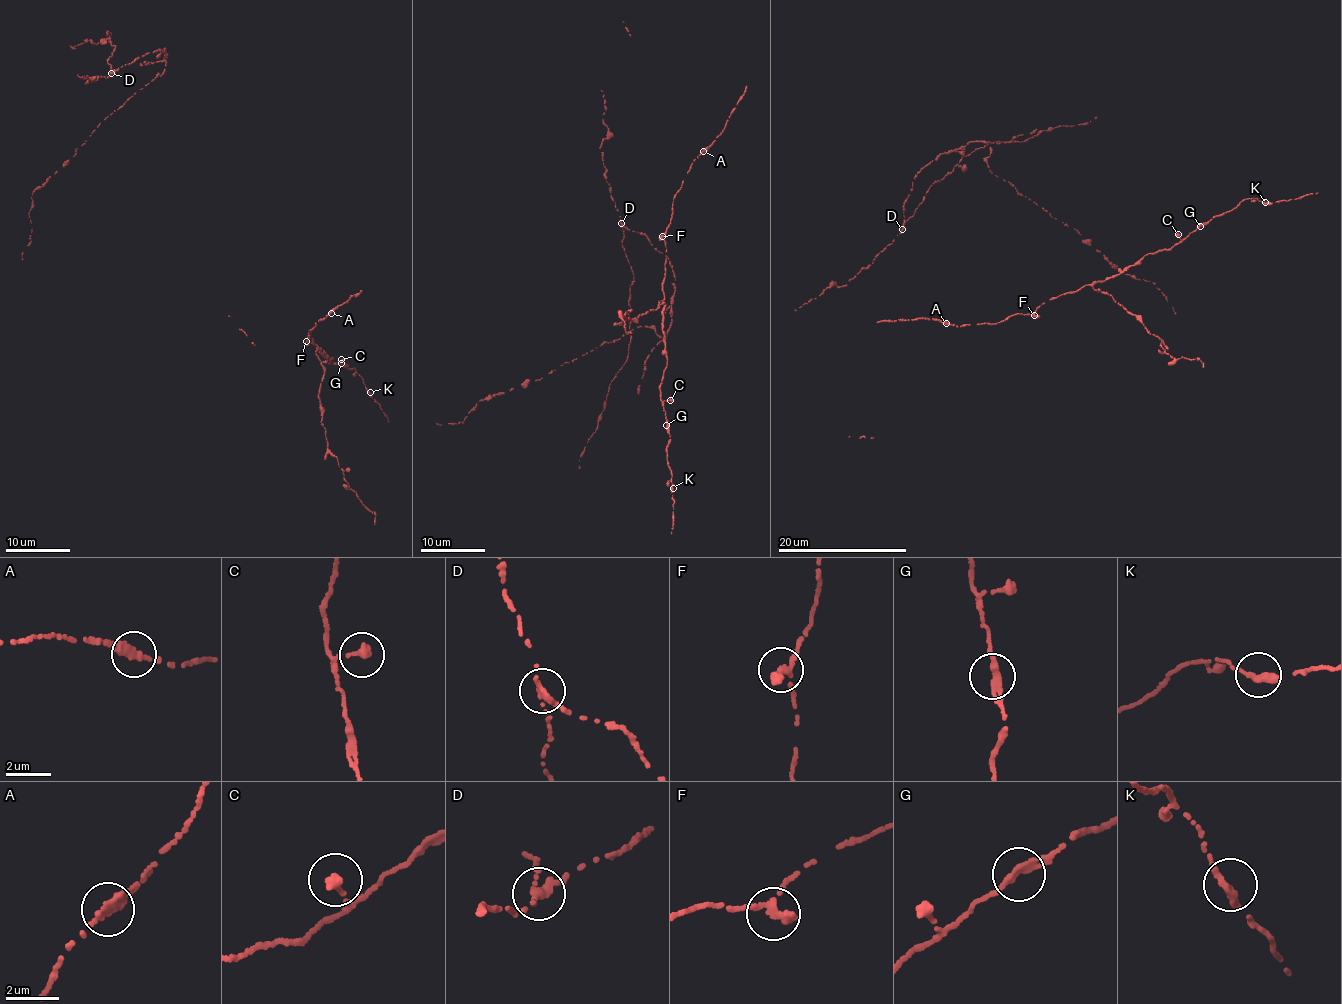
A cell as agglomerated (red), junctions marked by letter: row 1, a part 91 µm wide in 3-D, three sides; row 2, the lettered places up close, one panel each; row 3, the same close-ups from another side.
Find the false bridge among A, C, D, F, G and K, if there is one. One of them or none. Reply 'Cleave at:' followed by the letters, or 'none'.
Cleave at: D

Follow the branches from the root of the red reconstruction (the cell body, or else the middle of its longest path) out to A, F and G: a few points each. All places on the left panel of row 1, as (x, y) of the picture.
A: (360, 290), (331, 313)
F: (360, 290), (347, 303), (315, 322), (306, 341)
G: (360, 290), (308, 331), (307, 338), (311, 337), (323, 357), (333, 357), (330, 363), (341, 363)

